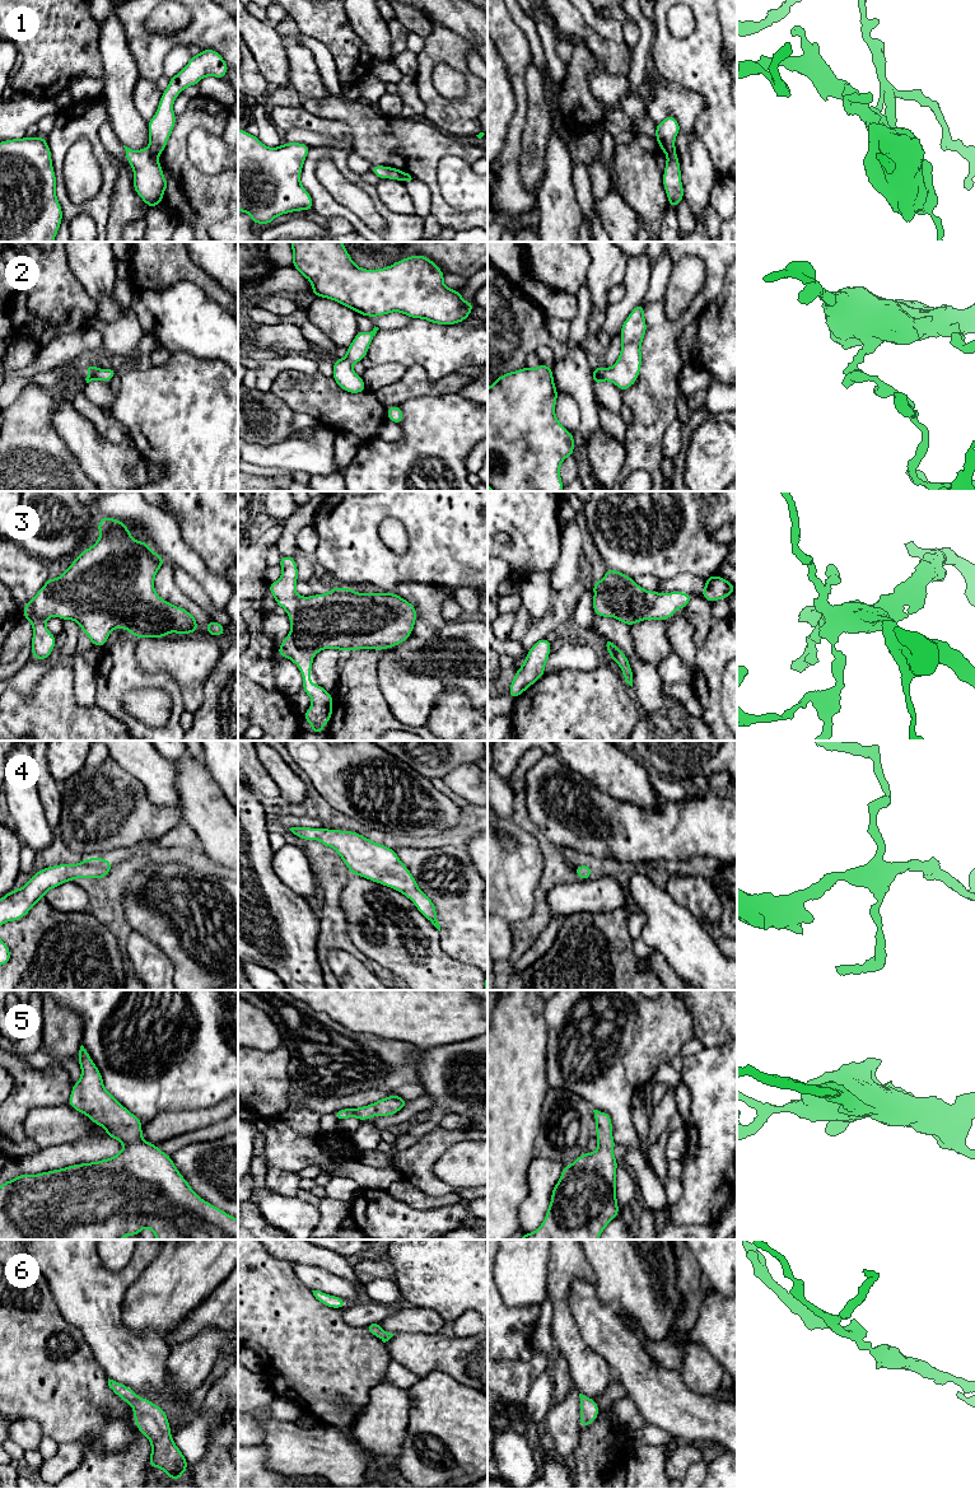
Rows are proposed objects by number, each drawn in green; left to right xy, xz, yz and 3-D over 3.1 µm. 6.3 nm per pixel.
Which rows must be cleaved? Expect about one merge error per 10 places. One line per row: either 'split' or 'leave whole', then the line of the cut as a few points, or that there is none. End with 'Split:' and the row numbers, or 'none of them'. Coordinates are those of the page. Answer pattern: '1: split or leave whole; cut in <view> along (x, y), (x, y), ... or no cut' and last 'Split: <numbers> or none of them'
1: leave whole; no cut
2: leave whole; no cut
3: leave whole; no cut
4: leave whole; no cut
5: leave whole; no cut
6: leave whole; no cut
Split: none of them

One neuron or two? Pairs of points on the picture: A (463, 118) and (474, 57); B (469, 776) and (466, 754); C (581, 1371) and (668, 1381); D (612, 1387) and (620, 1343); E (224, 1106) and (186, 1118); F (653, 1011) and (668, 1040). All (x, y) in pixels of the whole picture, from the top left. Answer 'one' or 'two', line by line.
A: two
B: two
C: two
D: two
E: one
F: one

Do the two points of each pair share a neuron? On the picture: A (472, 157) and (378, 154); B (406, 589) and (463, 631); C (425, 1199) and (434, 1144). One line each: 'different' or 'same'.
A: same
B: same
C: different

